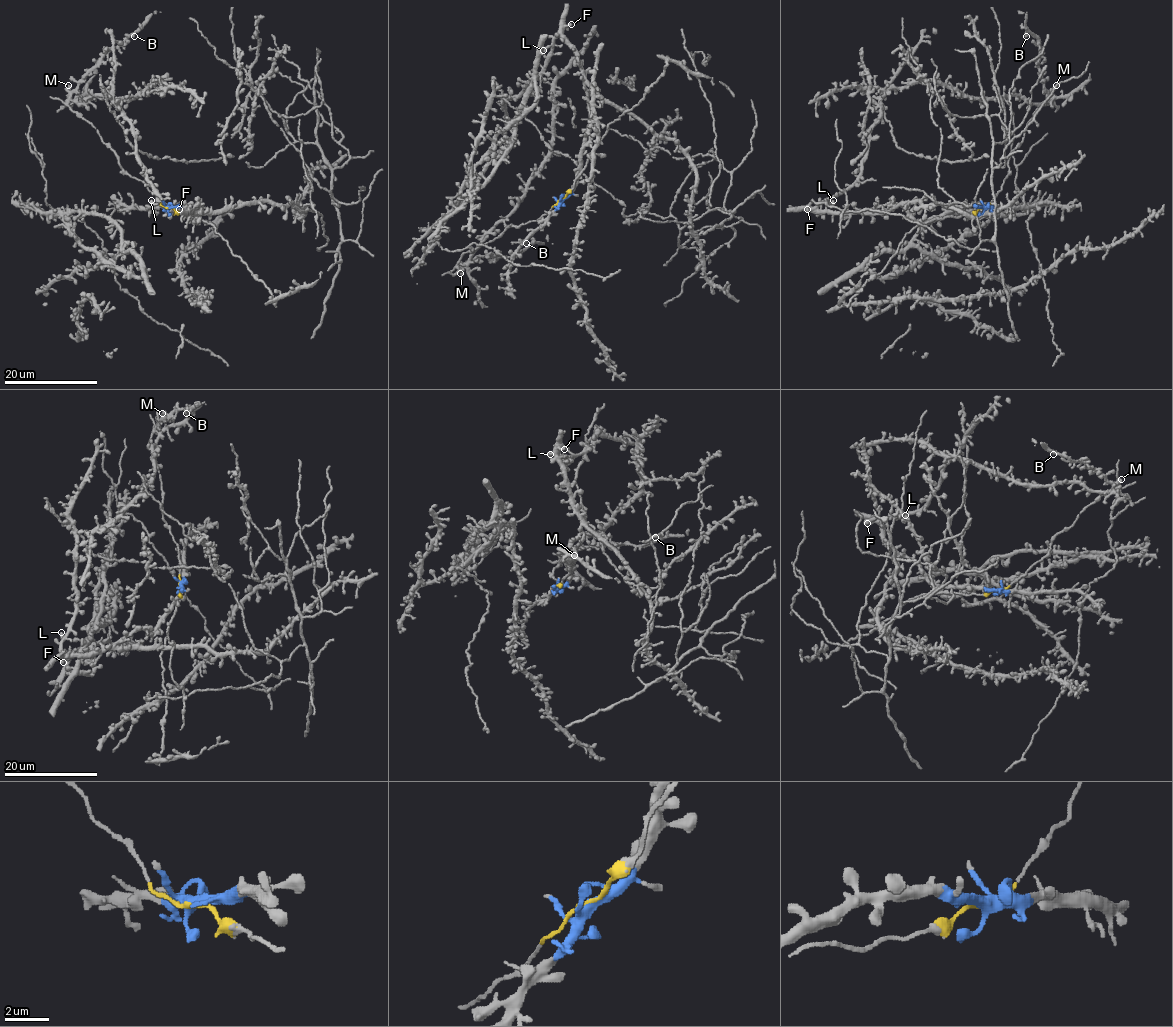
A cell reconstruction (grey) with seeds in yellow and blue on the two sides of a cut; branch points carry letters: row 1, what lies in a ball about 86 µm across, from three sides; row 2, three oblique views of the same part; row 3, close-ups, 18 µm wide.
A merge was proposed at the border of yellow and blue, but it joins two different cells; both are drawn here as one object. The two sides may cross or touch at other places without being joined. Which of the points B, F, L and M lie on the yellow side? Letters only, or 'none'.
B, M

